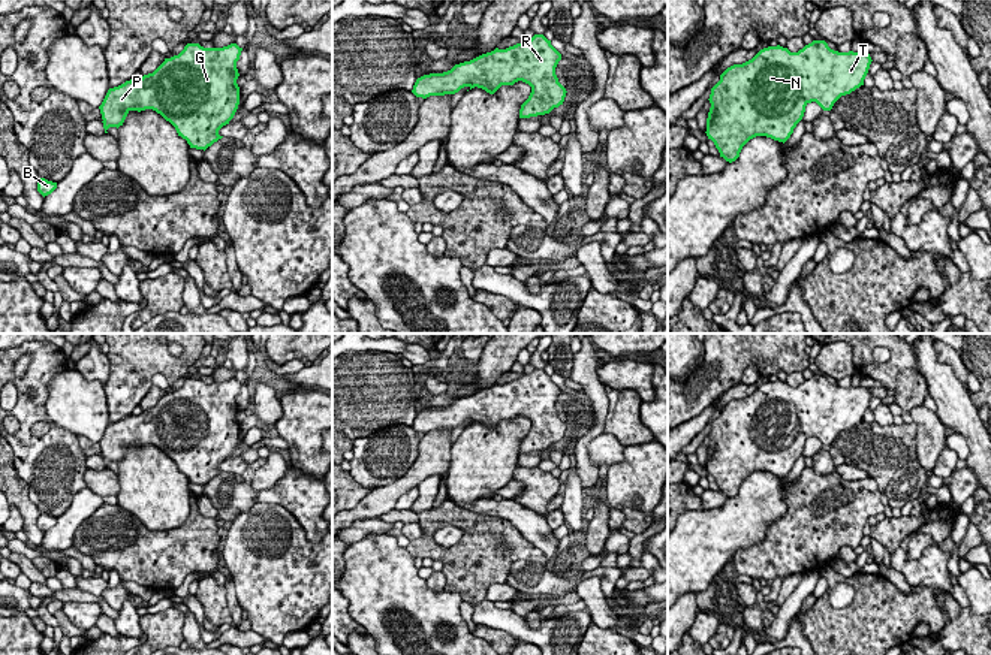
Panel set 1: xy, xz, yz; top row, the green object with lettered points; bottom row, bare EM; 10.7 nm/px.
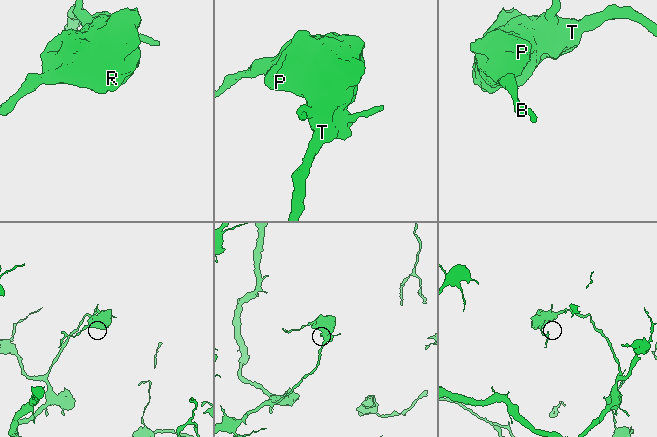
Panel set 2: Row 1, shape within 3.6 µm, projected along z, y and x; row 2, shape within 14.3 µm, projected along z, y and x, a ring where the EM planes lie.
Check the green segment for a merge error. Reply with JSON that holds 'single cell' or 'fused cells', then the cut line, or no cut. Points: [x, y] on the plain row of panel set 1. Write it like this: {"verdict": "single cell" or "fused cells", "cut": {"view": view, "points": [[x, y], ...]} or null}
{"verdict": "single cell", "cut": null}

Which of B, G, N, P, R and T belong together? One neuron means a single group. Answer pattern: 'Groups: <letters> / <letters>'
Groups: B G N P R T

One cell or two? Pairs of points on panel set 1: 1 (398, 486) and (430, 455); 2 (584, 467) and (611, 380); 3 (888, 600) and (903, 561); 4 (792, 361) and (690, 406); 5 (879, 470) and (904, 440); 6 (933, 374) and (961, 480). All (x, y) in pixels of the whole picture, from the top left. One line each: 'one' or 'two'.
1: one
2: two
3: two
4: one
5: one
6: two

